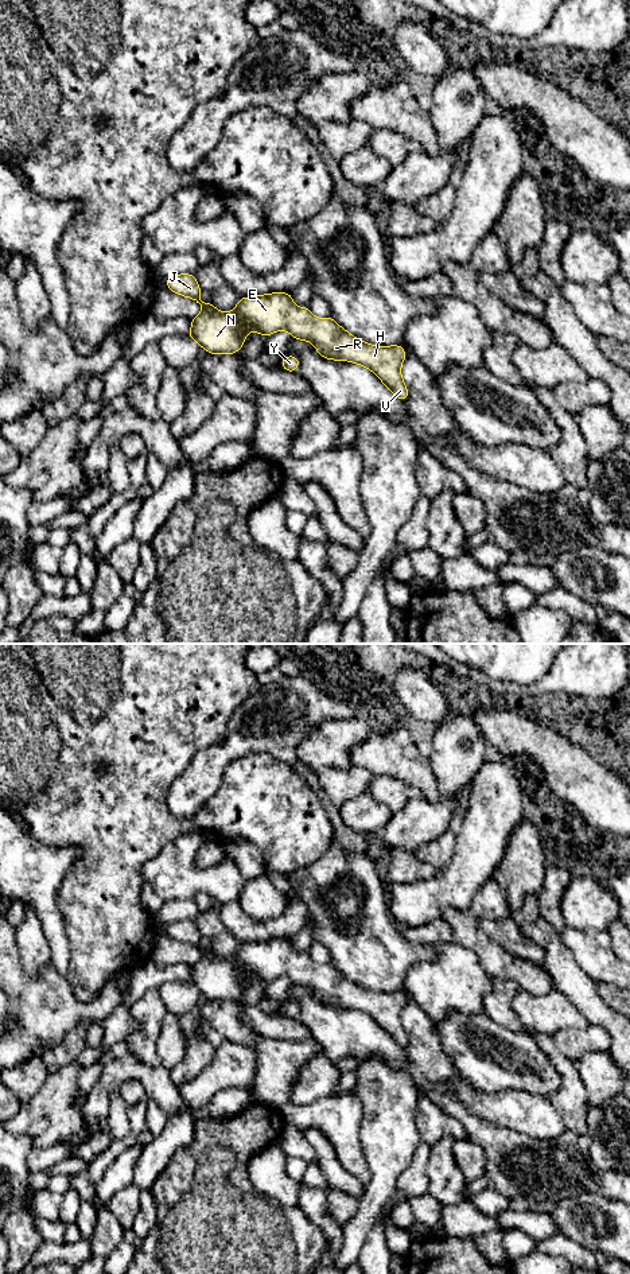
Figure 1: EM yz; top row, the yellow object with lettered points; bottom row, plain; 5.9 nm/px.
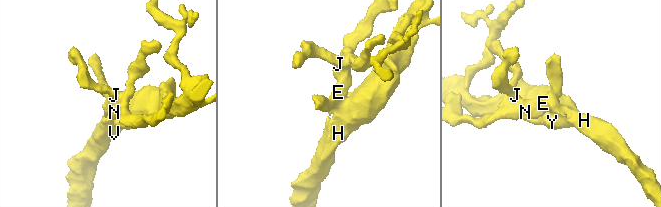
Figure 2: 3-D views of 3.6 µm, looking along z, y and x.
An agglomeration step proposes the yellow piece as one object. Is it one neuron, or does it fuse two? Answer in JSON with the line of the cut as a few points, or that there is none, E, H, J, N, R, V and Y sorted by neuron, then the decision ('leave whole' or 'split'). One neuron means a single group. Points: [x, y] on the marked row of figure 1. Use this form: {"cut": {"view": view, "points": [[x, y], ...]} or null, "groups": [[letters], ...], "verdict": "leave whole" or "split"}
{"cut": null, "groups": [["E", "H", "J", "N", "R", "V", "Y"]], "verdict": "leave whole"}

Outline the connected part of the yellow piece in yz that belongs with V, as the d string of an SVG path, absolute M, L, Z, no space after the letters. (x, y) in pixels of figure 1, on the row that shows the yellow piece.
M171 275L166 284L170 291L202 306L202 312L191 319L186 337L197 341L209 354L236 354L249 331L267 338L283 330L295 339L311 342L322 358L349 361L372 370L397 399L408 400L401 376L407 351L401 345L378 346L358 339L332 316L316 318L310 307L298 307L288 292L240 298L236 308L225 312L201 300L202 290L195 275Z

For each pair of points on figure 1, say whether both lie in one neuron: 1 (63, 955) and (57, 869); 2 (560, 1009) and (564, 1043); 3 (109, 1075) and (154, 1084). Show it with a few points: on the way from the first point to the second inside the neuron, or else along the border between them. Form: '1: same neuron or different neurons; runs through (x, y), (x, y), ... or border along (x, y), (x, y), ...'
1: same neuron; runs through (55, 933), (49, 915), (49, 890)
2: different neurons; border along (588, 1024), (582, 1028), (563, 1028), (551, 1036)
3: same neuron; runs through (120, 1072), (143, 1074)

